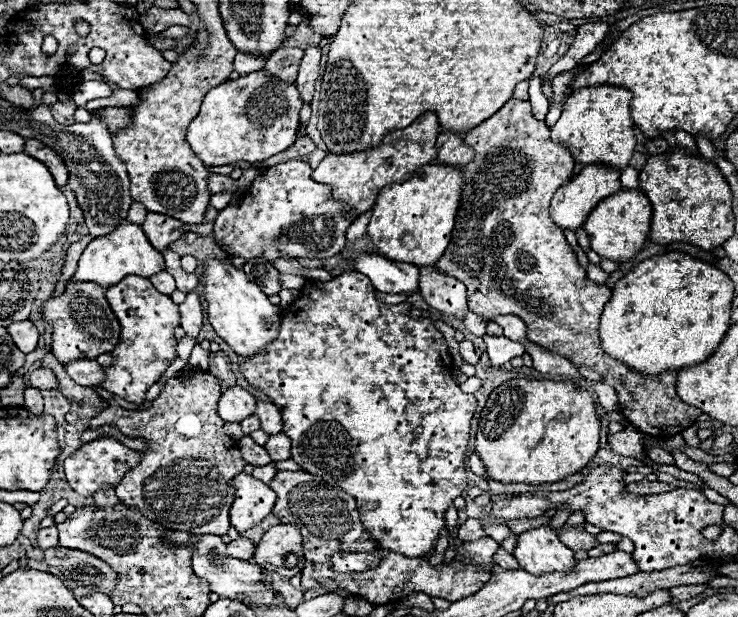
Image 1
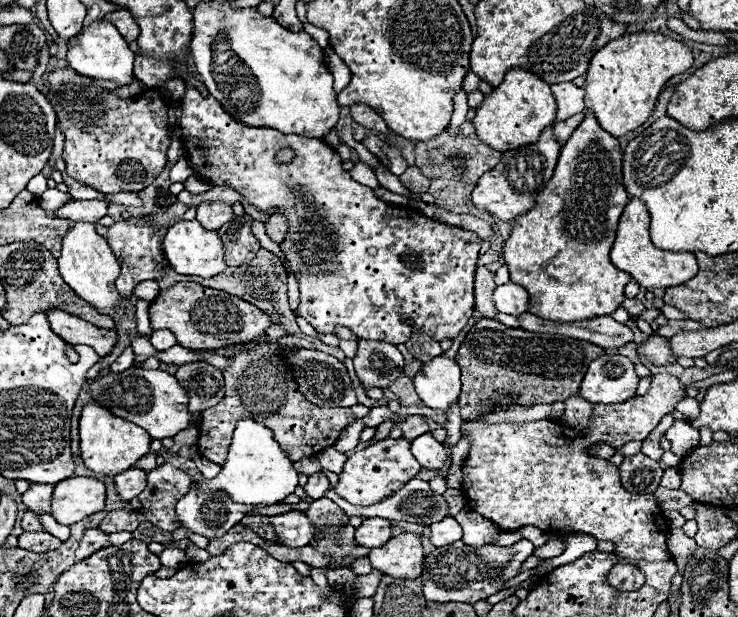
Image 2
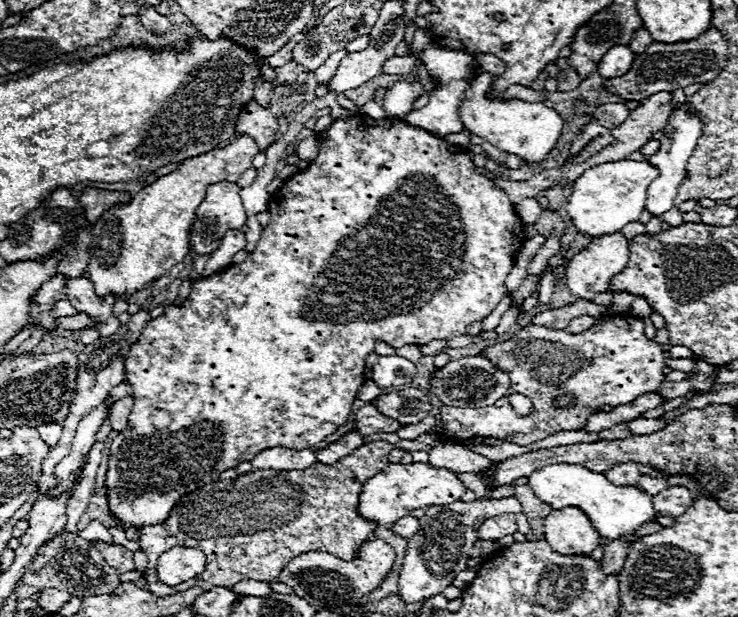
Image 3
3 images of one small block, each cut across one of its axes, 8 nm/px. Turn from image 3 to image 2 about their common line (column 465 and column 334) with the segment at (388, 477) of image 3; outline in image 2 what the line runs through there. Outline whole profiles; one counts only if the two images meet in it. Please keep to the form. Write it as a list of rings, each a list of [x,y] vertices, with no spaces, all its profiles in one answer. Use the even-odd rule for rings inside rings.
[[[384,438],[360,452],[352,454],[346,460],[344,468],[340,472],[340,480],[332,490],[350,504],[368,506],[368,504],[376,504],[376,500],[382,500],[384,496],[390,496],[392,492],[396,492],[396,488],[402,488],[418,472],[420,472],[420,464],[416,462],[416,458],[410,452],[410,440]]]

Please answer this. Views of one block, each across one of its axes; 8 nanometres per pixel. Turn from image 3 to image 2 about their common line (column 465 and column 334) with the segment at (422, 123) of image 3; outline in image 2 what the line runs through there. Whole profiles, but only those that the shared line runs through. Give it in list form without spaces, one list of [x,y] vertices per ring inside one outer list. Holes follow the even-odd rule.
[[[326,48],[326,50],[324,50],[324,60],[326,60],[326,66],[328,66],[330,74],[334,76],[334,92],[338,94],[338,92],[342,92],[342,90],[348,86],[348,82],[350,82],[350,70],[348,70],[348,66],[334,54],[332,48]]]

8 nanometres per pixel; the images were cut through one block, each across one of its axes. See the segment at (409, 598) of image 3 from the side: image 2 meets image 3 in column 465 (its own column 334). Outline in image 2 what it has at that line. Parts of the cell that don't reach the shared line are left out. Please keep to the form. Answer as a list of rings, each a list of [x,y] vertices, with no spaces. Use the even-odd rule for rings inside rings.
[[[330,498],[308,502],[308,510],[304,514],[312,520],[312,526],[316,528],[316,536],[310,546],[330,556],[328,568],[342,568],[338,566],[338,560],[354,554],[356,550],[354,526],[350,526],[350,518]]]

